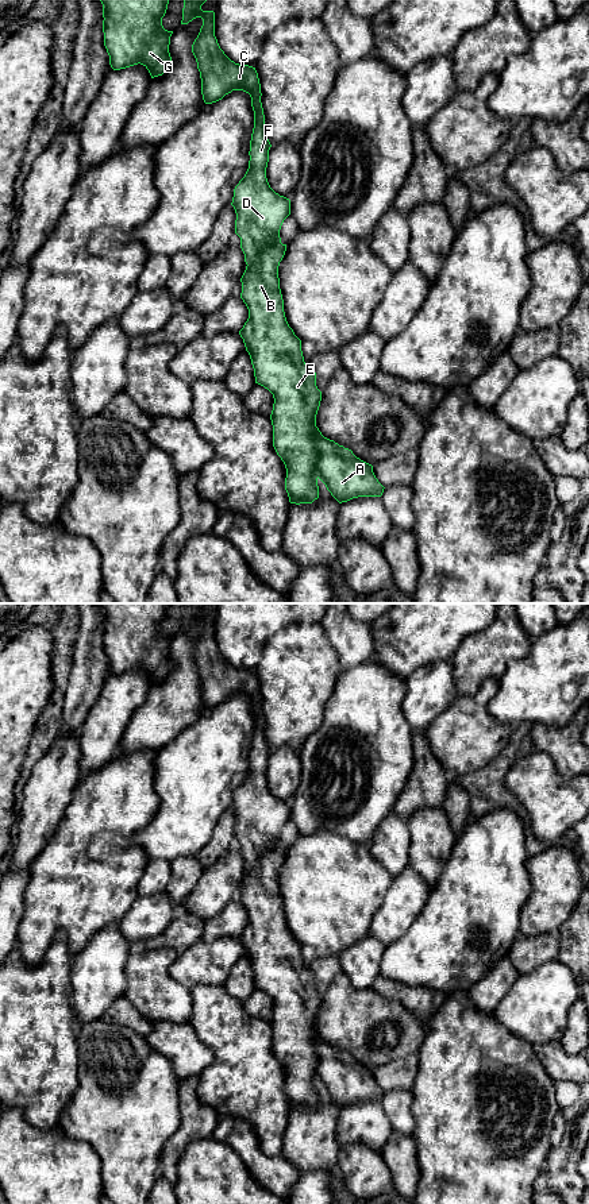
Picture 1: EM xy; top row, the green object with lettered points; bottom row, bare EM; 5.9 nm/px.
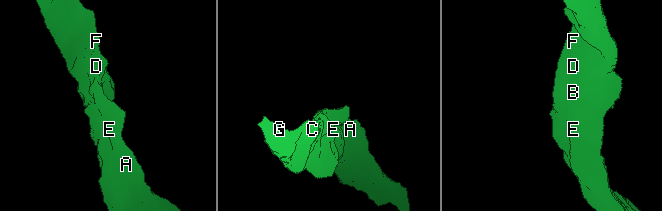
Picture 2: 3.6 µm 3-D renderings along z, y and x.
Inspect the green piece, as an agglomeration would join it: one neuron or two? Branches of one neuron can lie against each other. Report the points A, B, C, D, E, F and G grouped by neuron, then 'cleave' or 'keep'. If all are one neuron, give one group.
A B C D E F G; keep

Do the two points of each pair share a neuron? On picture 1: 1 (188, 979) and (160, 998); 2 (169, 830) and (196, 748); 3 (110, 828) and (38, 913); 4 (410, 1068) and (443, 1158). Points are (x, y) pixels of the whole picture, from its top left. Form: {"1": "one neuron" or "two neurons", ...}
{"1": "two neurons", "2": "one neuron", "3": "one neuron", "4": "two neurons"}

